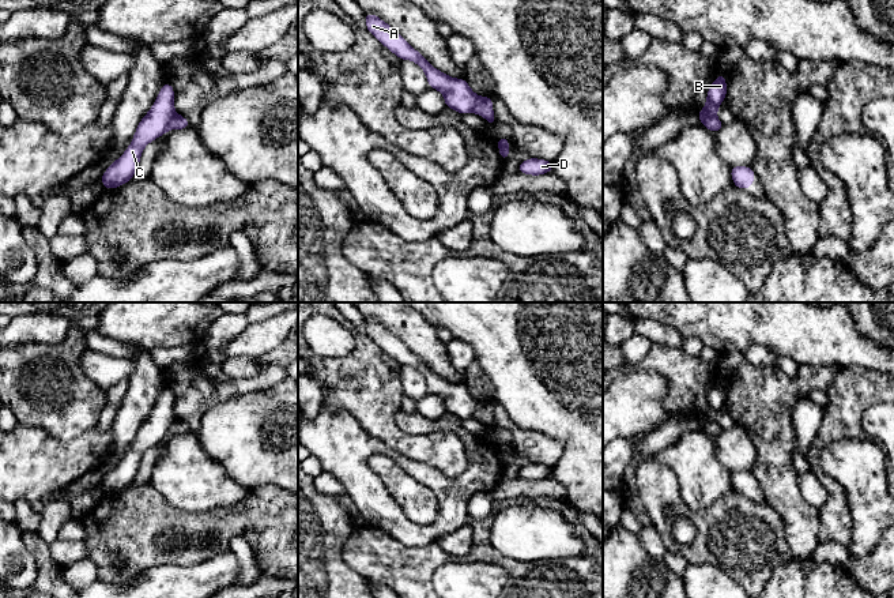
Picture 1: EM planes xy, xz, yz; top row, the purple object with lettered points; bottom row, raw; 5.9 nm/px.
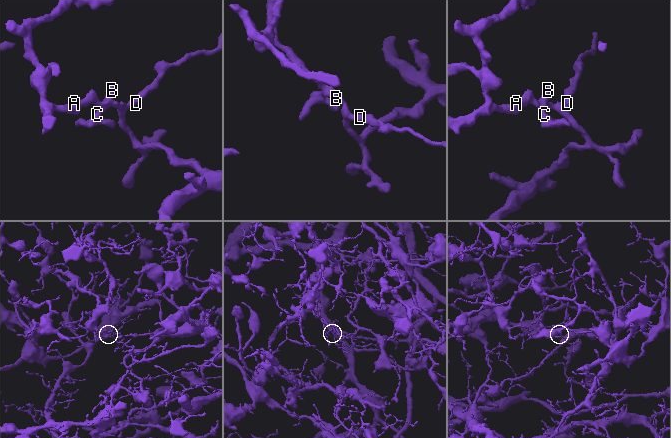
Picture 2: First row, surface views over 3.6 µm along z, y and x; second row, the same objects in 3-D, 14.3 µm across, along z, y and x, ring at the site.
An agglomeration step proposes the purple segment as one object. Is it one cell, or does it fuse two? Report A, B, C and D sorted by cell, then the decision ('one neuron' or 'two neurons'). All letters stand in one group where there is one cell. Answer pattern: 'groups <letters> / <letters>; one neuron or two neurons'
groups A B C / D; two neurons

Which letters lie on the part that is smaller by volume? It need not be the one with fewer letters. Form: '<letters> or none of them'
A, B, C

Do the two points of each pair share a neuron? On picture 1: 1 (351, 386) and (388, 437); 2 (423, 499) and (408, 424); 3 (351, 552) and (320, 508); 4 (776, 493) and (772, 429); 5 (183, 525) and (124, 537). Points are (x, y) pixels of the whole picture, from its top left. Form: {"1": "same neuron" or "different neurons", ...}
{"1": "same neuron", "2": "different neurons", "3": "different neurons", "4": "same neuron", "5": "same neuron"}

